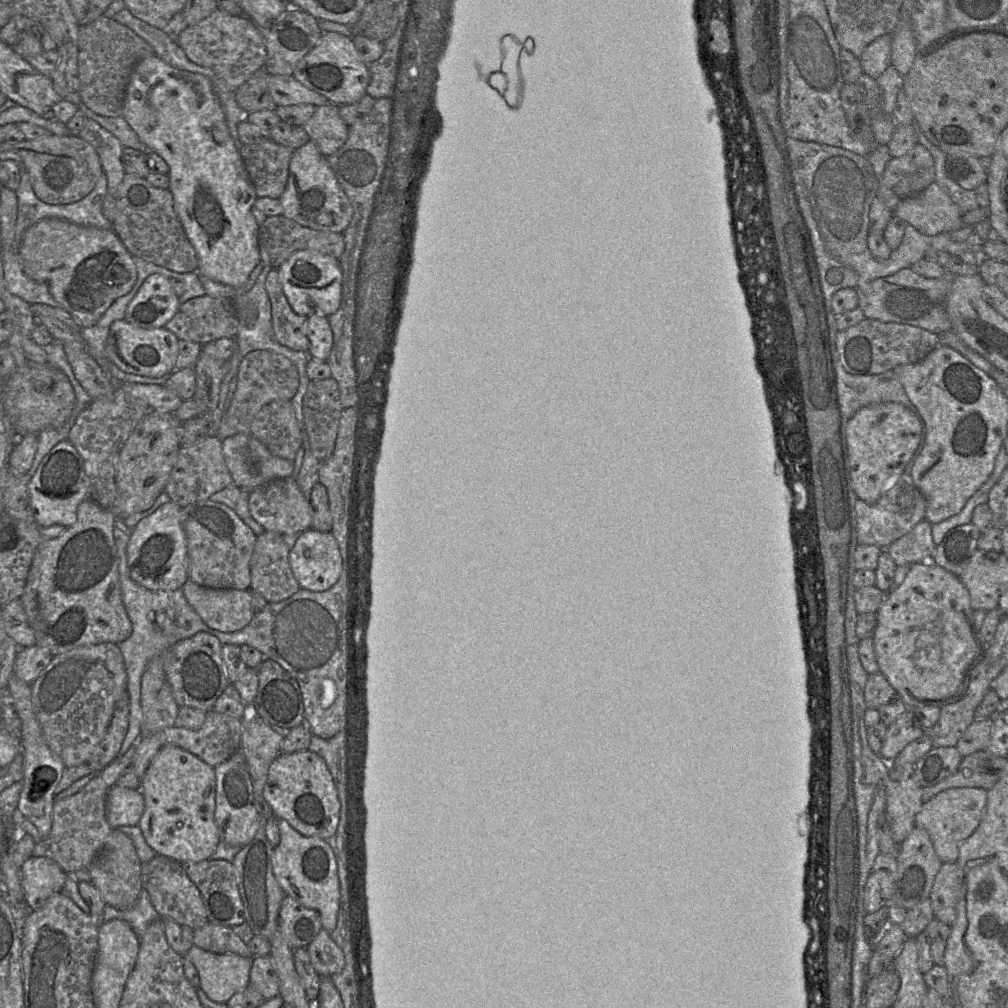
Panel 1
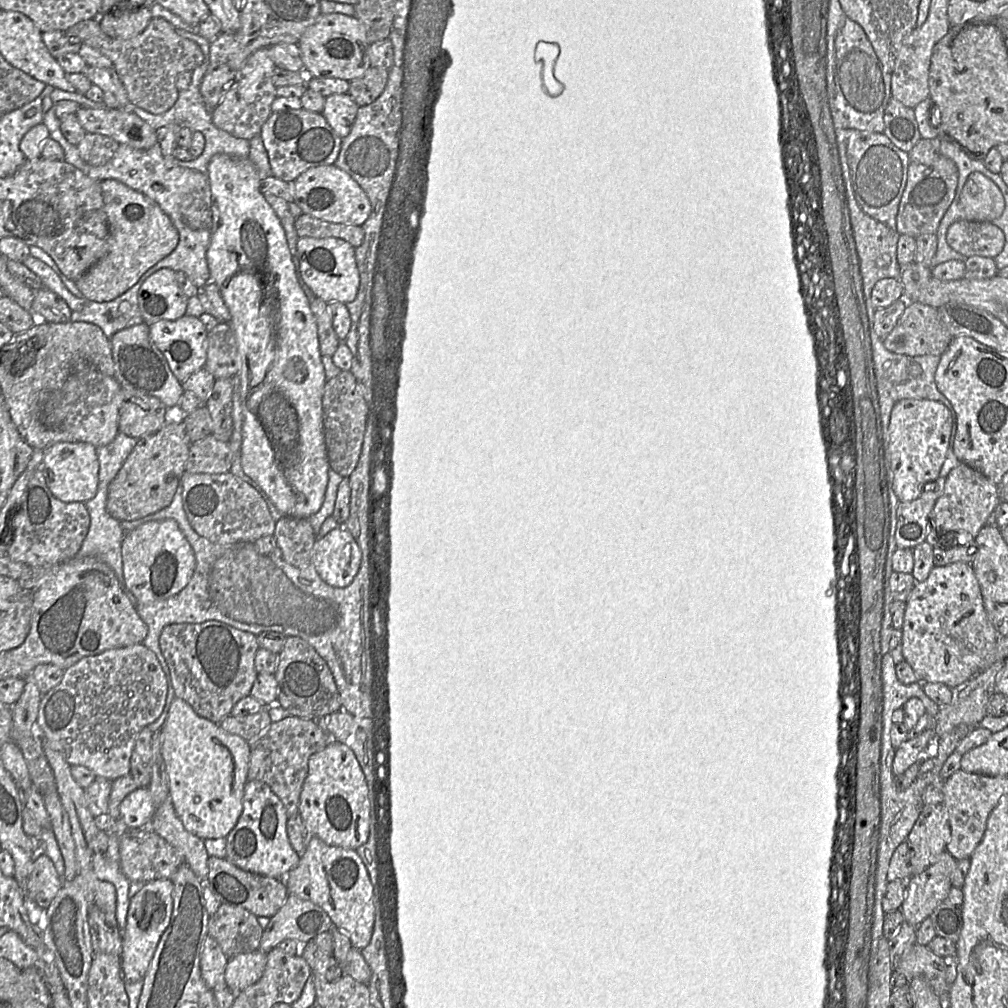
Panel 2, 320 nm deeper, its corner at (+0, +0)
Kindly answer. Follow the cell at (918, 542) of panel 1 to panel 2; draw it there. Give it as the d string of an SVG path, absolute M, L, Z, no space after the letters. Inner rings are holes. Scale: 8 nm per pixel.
M944 534L943 536L946 536L943 538L943 546L947 548L934 548L935 566L973 562L978 550L975 537L967 537L966 534ZM951 538L956 539L955 545L950 541Z

